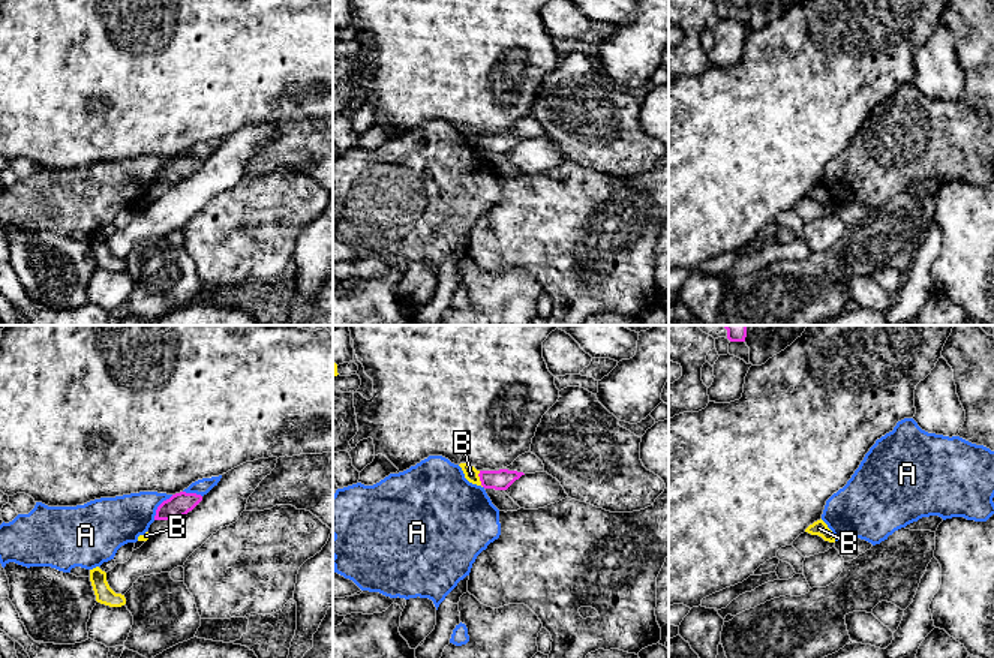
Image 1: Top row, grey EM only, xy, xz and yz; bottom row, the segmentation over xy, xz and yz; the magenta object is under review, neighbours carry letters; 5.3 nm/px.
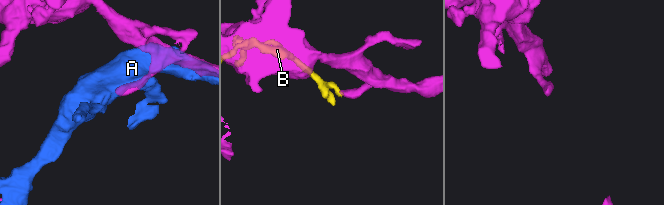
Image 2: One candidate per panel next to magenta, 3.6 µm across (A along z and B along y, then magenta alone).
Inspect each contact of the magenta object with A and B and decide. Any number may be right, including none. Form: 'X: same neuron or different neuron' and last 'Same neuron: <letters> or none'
A: different neuron
B: different neuron
Same neuron: none

